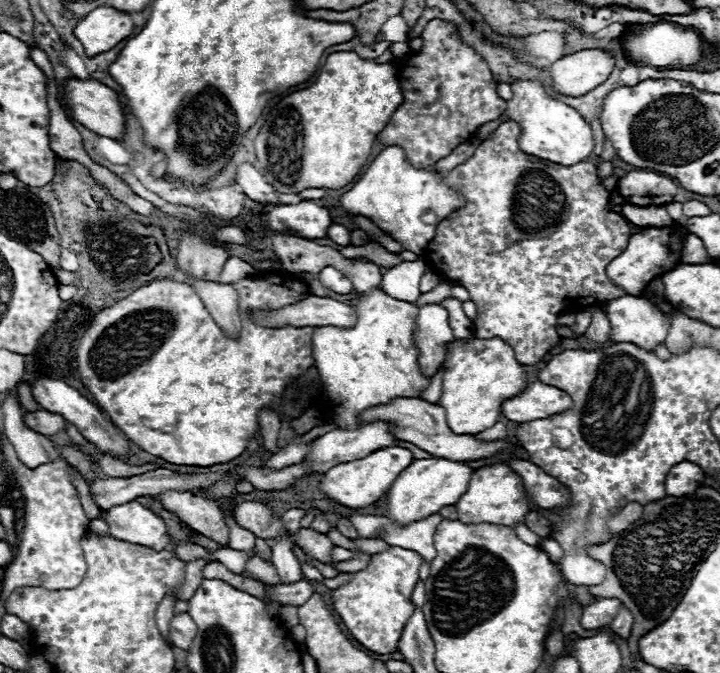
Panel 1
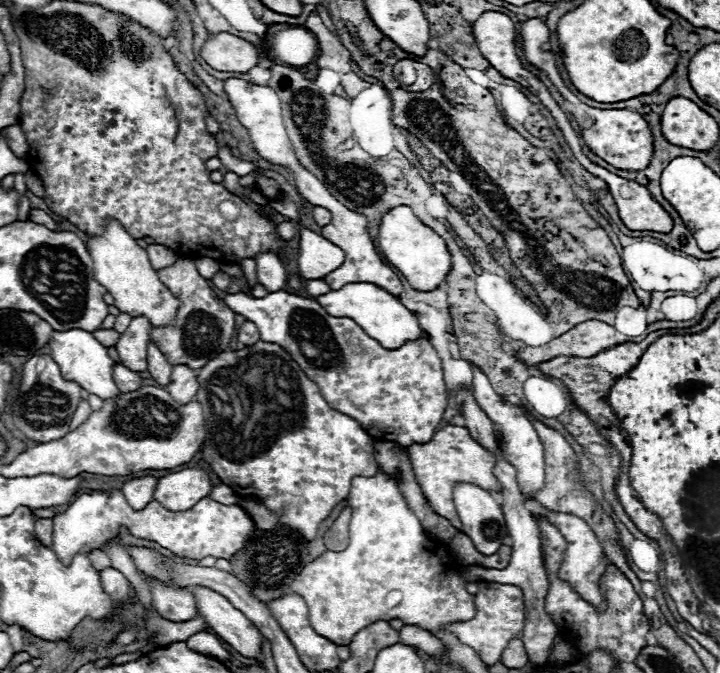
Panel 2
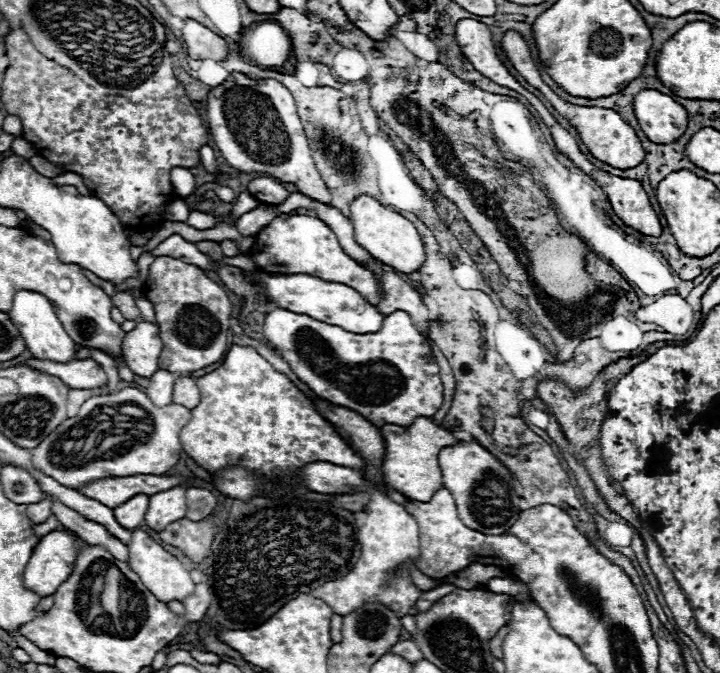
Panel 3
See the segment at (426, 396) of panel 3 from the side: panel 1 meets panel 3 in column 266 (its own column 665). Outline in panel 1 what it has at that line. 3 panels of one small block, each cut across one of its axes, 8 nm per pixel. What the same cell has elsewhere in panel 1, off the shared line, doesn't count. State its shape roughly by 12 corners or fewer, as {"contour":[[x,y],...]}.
{"contour":[[640,296],[608,300],[614,342],[648,352],[664,344],[670,318]]}

